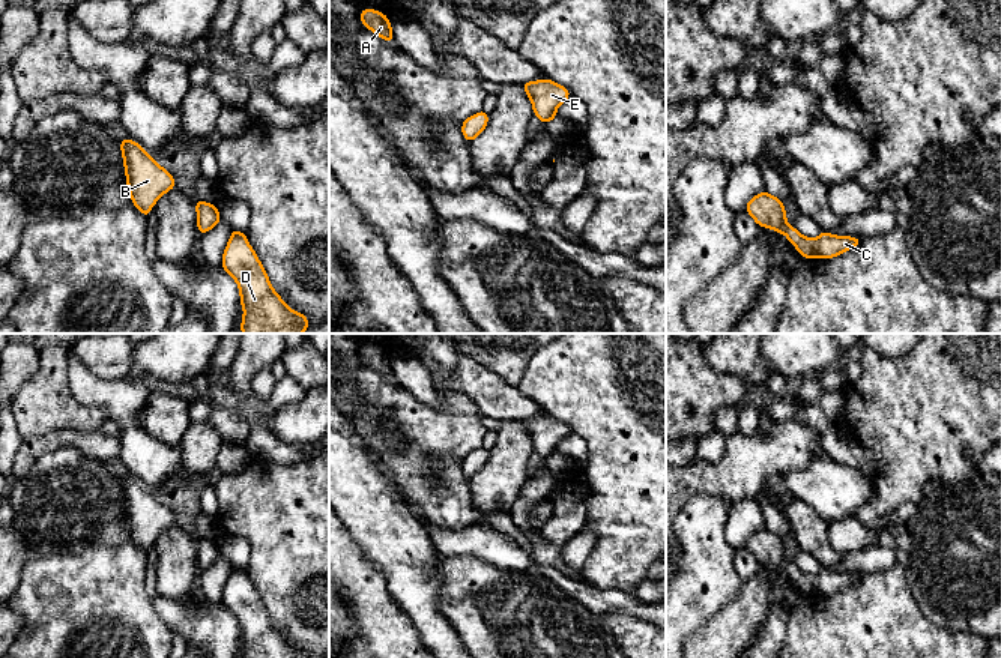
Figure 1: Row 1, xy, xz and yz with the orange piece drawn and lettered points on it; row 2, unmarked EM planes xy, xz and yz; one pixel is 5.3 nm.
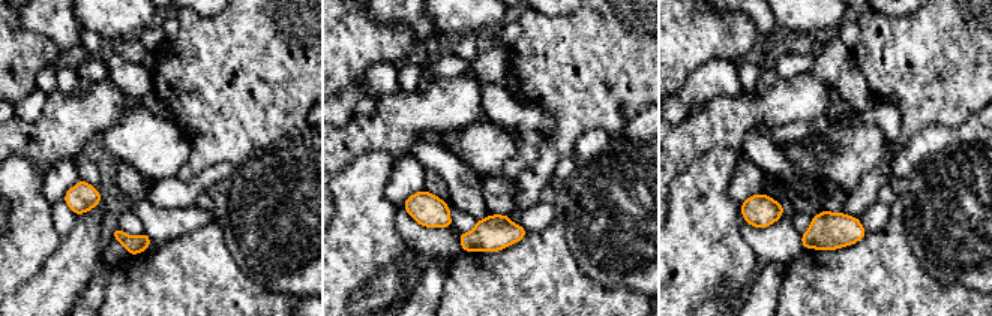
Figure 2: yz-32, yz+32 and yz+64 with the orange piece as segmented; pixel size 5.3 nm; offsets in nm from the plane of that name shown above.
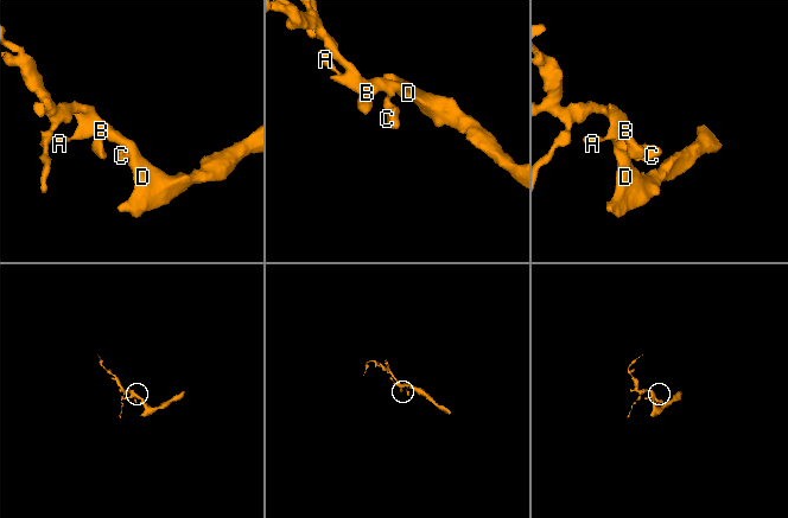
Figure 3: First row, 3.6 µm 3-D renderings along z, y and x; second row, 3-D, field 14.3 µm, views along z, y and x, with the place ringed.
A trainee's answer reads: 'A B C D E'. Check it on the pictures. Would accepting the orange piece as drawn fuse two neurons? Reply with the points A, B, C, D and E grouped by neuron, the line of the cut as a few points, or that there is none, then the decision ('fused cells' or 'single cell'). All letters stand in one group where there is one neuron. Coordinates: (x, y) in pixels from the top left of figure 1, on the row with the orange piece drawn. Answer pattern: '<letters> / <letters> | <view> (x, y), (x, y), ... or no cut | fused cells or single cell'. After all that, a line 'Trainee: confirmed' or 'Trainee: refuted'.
A B C D E | no cut | single cell
Trainee: confirmed

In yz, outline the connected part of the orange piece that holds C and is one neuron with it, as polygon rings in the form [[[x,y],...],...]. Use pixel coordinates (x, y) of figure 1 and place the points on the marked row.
[[[767,191],[748,200],[745,210],[759,227],[773,228],[779,234],[785,233],[788,236],[788,242],[791,242],[804,258],[822,257],[828,260],[863,242],[863,239],[858,237],[833,236],[824,230],[816,239],[809,239],[800,234],[795,227],[788,225],[786,210],[782,200],[776,198]]]

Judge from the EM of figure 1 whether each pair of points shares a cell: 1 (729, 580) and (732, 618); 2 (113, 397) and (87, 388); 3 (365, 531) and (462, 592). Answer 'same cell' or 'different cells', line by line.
1: different cells
2: same cell
3: different cells

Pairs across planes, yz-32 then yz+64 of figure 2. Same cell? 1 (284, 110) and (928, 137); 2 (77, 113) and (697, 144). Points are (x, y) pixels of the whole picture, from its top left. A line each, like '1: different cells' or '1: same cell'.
1: different cells
2: same cell

